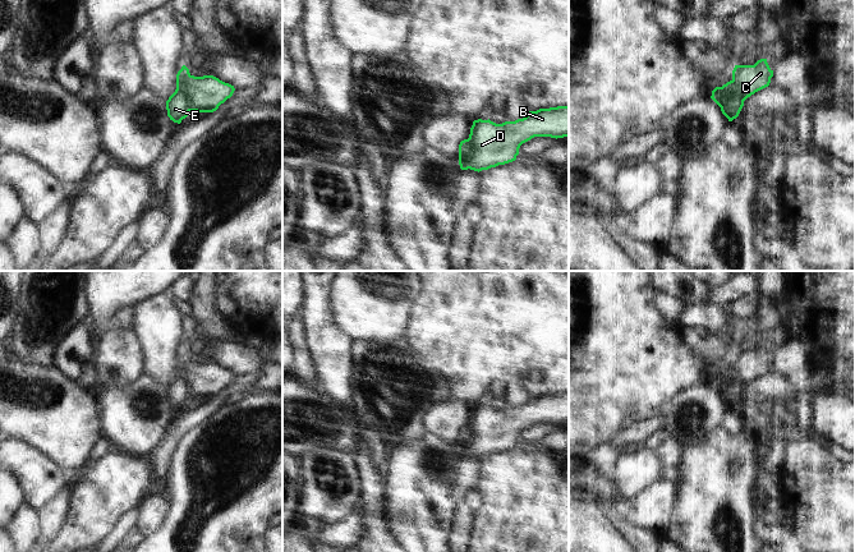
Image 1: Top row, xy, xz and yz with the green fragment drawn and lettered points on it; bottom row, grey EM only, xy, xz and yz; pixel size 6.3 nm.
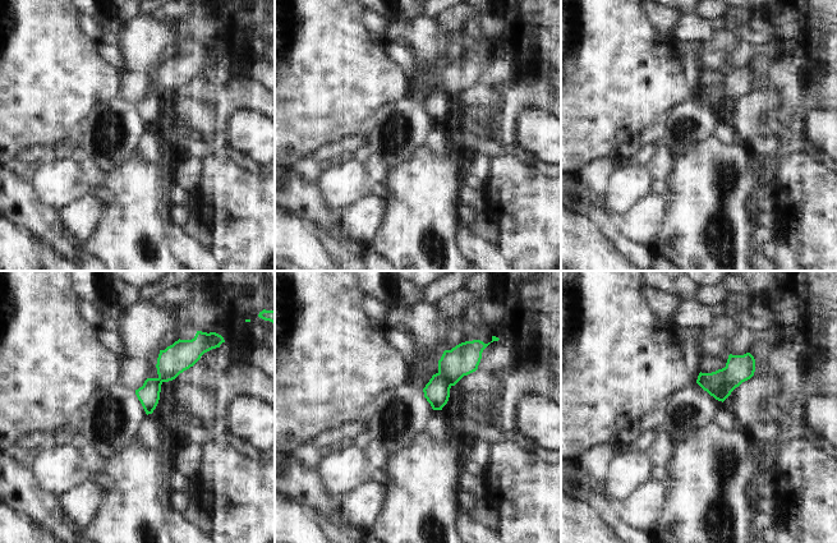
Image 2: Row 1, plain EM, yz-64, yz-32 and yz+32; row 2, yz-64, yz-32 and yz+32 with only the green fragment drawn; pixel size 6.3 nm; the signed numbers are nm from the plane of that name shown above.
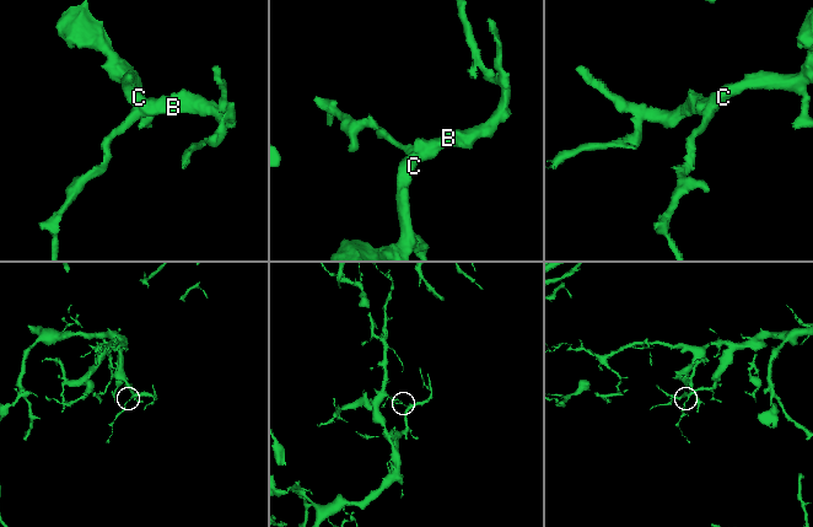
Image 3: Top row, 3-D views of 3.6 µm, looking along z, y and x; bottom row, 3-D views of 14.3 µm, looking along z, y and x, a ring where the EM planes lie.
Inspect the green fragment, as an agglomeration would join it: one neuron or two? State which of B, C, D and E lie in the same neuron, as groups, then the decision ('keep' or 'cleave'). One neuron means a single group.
B C D / E; cleave

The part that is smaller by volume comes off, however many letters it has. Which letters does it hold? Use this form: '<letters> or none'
E

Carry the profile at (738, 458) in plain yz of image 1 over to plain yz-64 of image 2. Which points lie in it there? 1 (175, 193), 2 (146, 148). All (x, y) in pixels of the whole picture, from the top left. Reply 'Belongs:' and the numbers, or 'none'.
Belongs: none

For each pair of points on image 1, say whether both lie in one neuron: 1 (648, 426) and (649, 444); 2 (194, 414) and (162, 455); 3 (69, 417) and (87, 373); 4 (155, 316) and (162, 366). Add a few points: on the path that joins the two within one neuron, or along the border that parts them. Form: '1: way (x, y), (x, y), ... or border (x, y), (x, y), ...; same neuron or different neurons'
1: border (663, 428), (656, 429), (640, 445); different neurons
2: way (184, 423), (165, 445); same neuron
3: border (74, 382), (82, 387); different neurons
4: way (157, 329), (160, 353); same neuron

